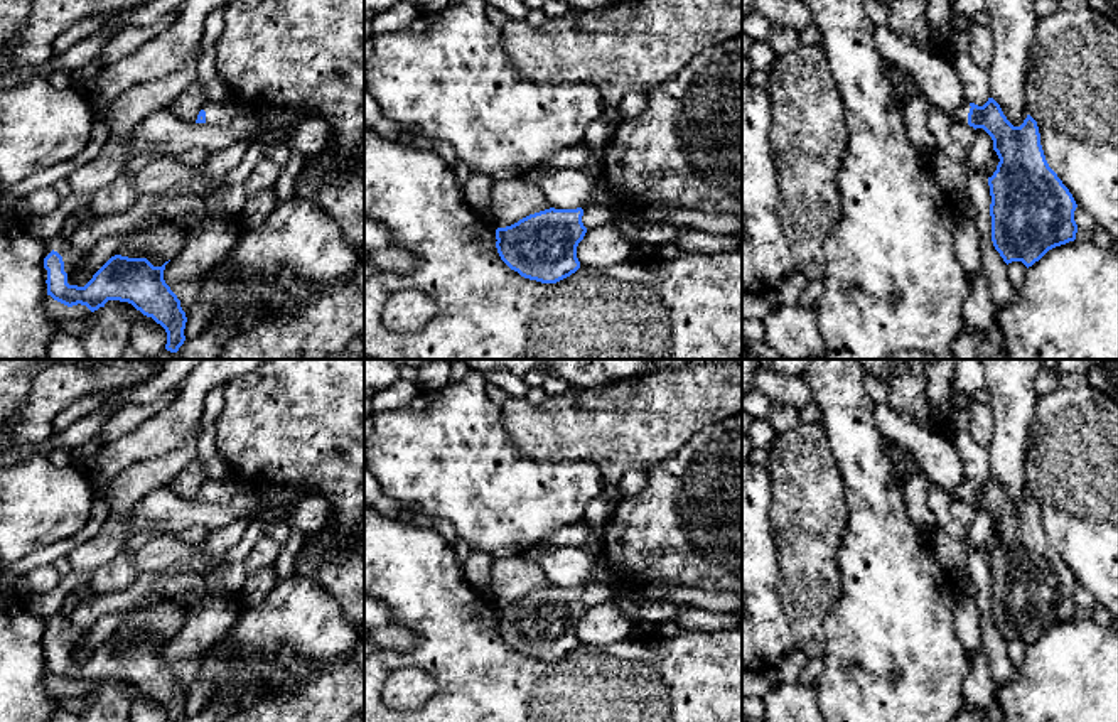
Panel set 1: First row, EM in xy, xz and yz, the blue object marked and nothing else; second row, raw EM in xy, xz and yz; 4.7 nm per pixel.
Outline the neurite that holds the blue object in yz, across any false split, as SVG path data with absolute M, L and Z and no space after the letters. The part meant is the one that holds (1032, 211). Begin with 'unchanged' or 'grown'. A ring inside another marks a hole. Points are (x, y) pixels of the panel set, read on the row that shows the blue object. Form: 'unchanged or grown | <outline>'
grown | M988 98L983 106L965 103L953 121L983 128L993 140L1000 162L988 177L992 241L1007 265L1022 261L1029 268L1049 250L1076 240L1078 204L1049 167L1030 115L1013 127Z

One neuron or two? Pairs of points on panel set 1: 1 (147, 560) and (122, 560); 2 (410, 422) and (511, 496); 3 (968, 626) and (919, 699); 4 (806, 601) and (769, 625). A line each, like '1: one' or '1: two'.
1: two
2: one
3: two
4: two

